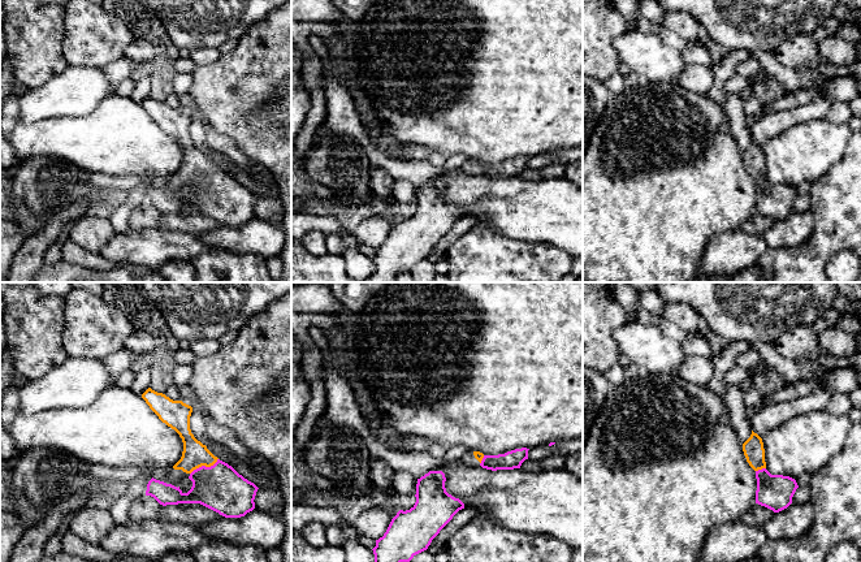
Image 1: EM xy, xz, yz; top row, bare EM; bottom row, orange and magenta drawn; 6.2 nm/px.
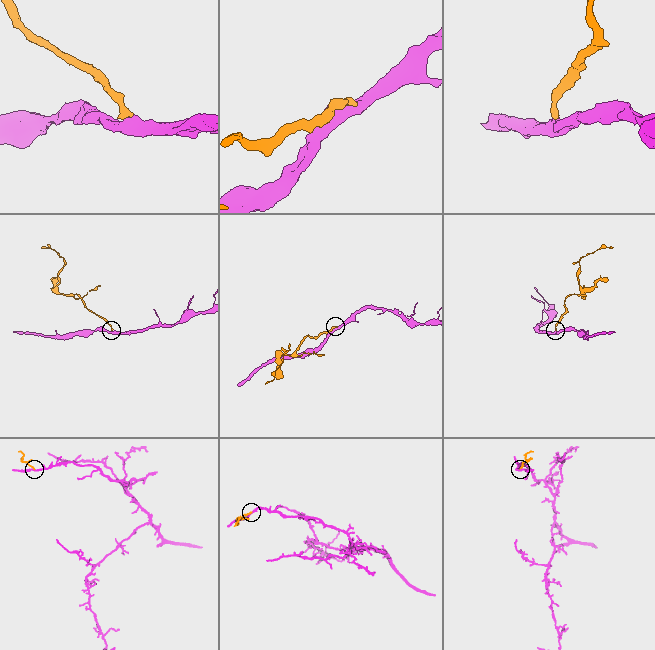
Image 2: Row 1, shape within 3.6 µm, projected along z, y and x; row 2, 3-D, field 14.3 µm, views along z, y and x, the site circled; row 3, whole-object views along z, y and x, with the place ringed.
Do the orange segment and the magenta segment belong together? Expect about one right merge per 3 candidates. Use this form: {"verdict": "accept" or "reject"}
{"verdict": "accept"}

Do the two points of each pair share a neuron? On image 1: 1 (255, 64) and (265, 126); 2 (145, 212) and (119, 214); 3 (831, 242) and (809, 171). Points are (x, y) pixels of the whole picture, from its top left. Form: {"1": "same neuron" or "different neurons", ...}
{"1": "different neurons", "2": "different neurons", "3": "different neurons"}

